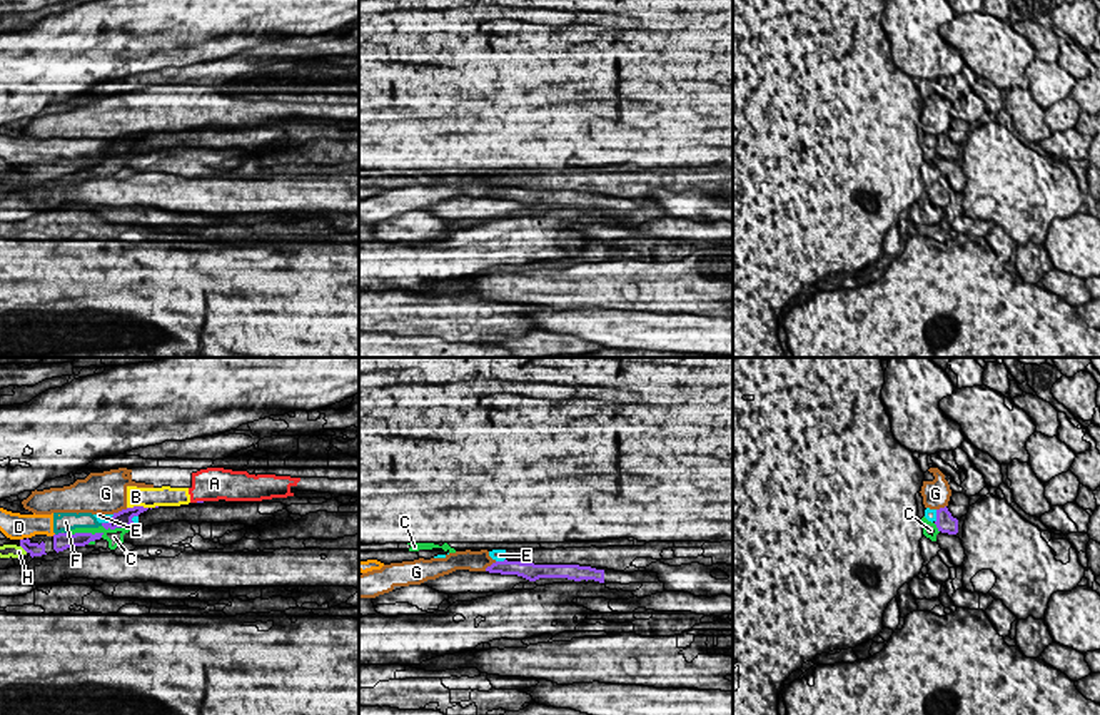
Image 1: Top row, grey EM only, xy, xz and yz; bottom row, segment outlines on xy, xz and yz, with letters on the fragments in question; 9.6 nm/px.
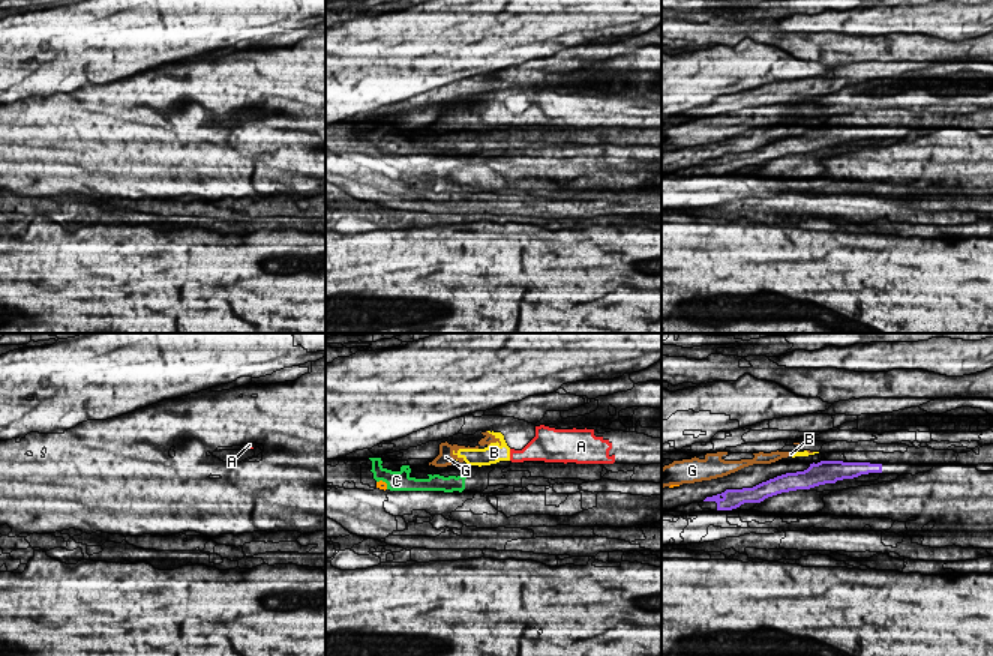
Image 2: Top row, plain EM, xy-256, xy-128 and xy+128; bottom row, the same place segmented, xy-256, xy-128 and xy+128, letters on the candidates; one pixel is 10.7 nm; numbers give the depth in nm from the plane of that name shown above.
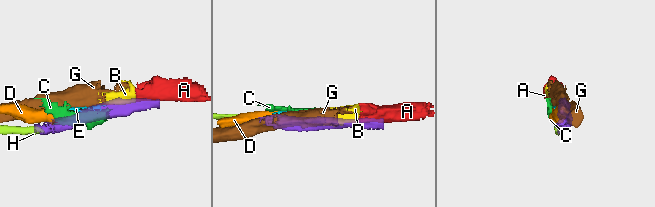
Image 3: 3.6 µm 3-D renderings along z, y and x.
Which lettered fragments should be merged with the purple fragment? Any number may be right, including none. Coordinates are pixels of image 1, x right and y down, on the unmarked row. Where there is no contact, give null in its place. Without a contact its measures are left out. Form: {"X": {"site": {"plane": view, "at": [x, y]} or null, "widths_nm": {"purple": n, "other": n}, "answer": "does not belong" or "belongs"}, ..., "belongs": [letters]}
{"A": {"site": {"plane": "xy", "at": [199, 127]}, "widths_nm": {"purple": 30, "other": 320}, "answer": "does not belong"}, "B": {"site": {"plane": "xy", "at": [137, 132]}, "widths_nm": {"purple": 160, "other": 190}, "answer": "does not belong"}, "C": {"site": {"plane": "xy", "at": [85, 159]}, "widths_nm": {"purple": 160, "other": 130}, "answer": "does not belong"}, "D": {"site": null, "answer": "does not belong"}, "E": {"site": {"plane": "xz", "at": [499, 187]}, "widths_nm": {"purple": 130, "other": 130}, "answer": "does not belong"}, "F": {"site": {"plane": "xy", "at": [59, 159]}, "widths_nm": {"purple": 160, "other": 180}, "answer": "does not belong"}, "G": {"site": {"plane": "xy", "at": [119, 137]}, "widths_nm": {"purple": 160, "other": 400}, "answer": "does not belong"}, "H": {"site": {"plane": "xy", "at": [24, 174]}, "widths_nm": {"purple": 130, "other": 130}, "answer": "does not belong"}, "belongs": []}

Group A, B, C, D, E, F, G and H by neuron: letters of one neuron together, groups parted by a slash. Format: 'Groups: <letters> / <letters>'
Groups: A B G / C D E F / H

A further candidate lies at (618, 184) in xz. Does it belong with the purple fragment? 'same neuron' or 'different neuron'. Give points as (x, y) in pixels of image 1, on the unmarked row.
different neuron

